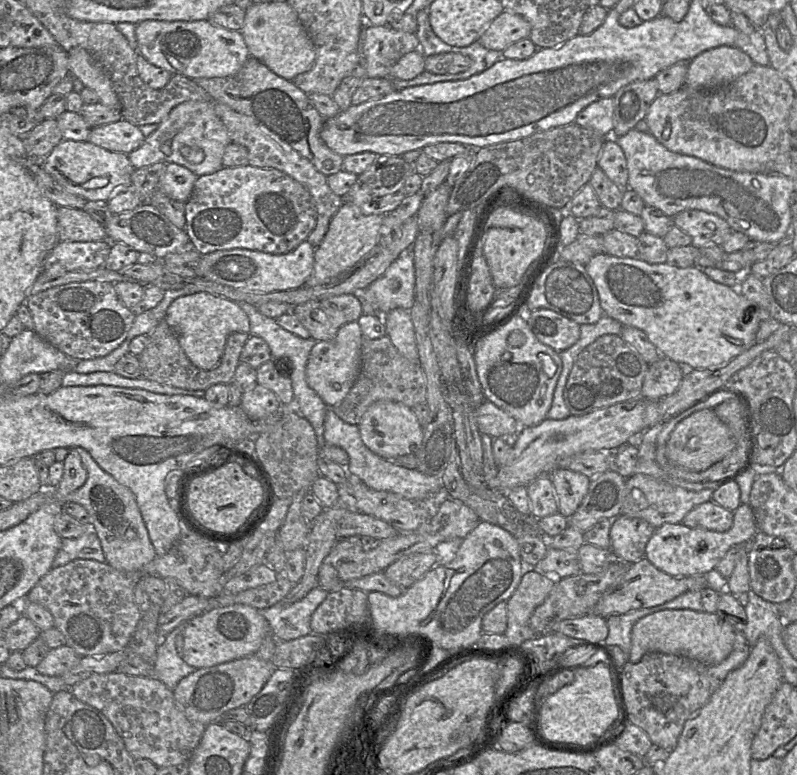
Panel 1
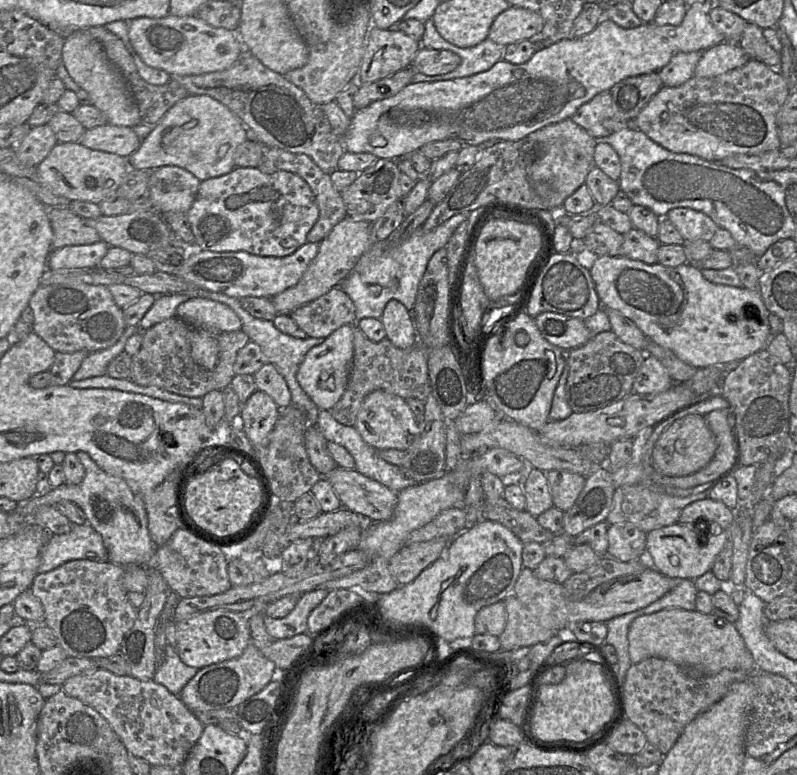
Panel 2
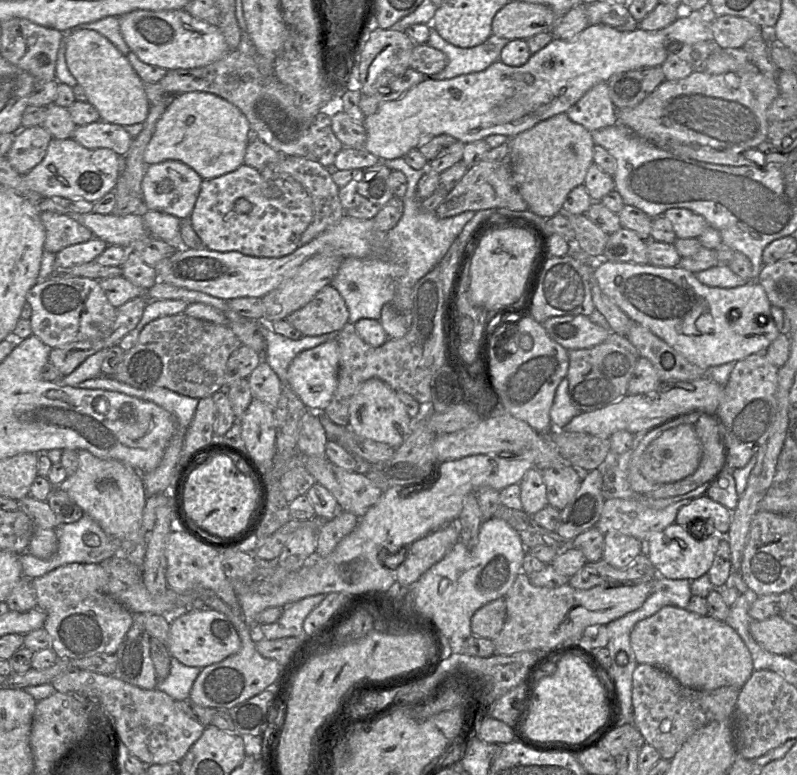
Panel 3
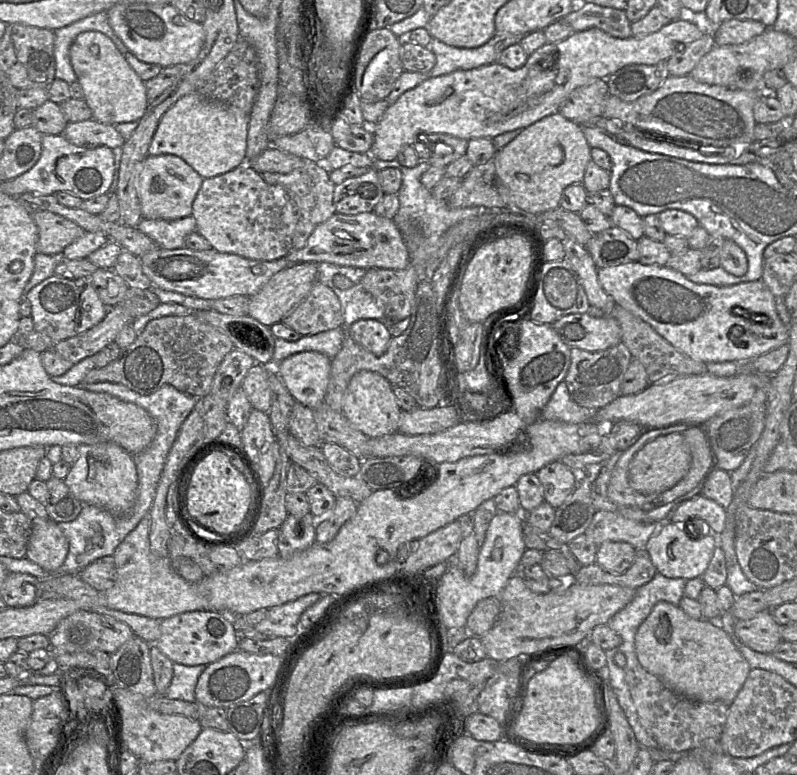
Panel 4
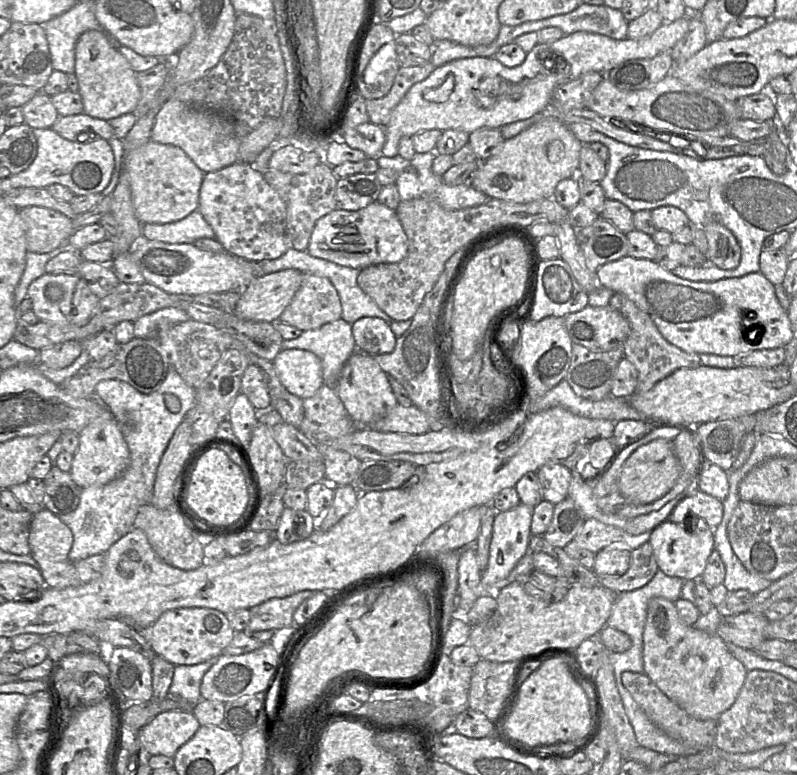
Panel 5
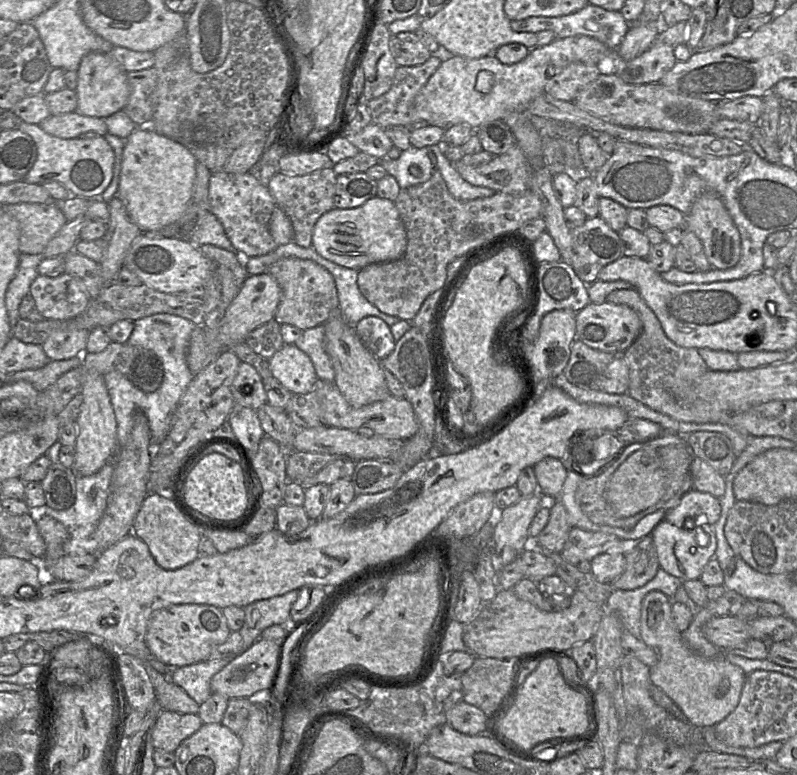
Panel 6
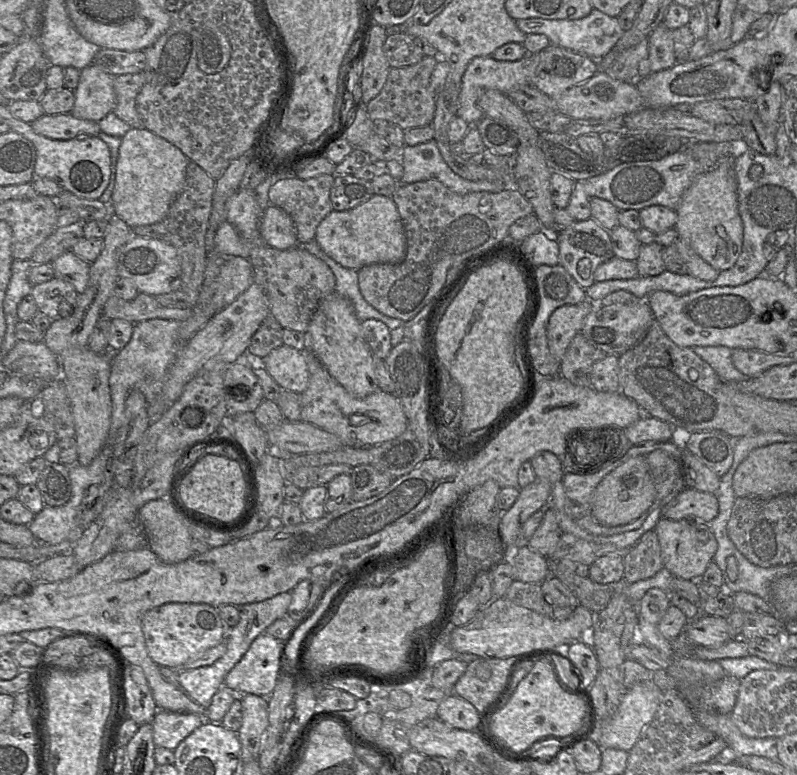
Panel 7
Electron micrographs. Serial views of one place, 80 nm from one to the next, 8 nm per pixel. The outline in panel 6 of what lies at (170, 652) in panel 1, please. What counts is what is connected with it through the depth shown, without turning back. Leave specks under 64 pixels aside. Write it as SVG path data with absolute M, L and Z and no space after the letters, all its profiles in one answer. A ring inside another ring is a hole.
M231 659L208 660L173 668L170 680L181 687L198 705L201 705L212 694L211 679L230 661Z

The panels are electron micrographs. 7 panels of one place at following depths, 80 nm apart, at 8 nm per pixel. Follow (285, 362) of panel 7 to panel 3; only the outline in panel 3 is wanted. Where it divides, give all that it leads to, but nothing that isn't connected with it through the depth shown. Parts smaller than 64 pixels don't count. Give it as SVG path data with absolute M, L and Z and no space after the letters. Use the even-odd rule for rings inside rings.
M332 339L300 352L290 363L287 371L289 386L309 410L324 412L329 405L338 384L339 358L338 342Z

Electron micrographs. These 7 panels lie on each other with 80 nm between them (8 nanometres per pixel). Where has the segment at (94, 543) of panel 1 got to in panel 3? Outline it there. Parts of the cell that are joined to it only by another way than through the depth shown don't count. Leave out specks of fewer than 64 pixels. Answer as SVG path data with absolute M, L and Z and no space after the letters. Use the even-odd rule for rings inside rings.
M85 513L81 519L74 523L60 523L55 528L55 533L58 540L58 549L49 559L41 559L27 552L19 555L23 577L34 579L71 563L100 564L116 554L122 554L122 542L105 533L100 525Z

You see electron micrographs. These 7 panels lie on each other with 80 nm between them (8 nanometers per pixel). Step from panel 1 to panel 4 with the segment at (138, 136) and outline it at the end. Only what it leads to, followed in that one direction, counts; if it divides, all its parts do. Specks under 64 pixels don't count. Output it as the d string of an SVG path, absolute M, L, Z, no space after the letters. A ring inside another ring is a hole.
M93 118L81 122L68 122L62 135L75 146L84 148L107 146L114 149L122 147L126 141L114 125L103 124Z

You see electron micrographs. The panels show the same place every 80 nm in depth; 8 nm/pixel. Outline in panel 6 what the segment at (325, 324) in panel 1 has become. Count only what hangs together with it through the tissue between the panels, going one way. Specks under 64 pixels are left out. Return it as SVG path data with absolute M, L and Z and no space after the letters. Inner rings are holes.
M296 257L282 258L267 271L281 288L281 297L274 319L279 324L290 324L307 330L324 324L338 312L339 298L333 275L316 262Z

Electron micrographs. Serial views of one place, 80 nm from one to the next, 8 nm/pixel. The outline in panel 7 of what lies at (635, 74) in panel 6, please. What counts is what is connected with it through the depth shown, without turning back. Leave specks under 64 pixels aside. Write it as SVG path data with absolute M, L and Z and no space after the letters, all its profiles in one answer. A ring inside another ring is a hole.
M663 23L658 25L648 37L649 55L647 61L640 65L640 76L644 78L651 73L672 68L677 59L674 52L675 41L672 30Z

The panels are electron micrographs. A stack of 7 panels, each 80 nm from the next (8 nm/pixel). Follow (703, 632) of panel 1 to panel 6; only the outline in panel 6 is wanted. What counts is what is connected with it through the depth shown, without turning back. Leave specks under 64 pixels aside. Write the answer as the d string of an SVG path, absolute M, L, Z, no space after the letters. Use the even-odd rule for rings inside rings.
M660 591L649 592L642 601L640 633L643 642L658 656L657 663L650 667L651 682L660 688L682 711L683 717L697 727L714 727L737 707L747 675L730 663L725 655L706 658L691 650L683 640L682 633L674 626L671 616L673 600Z

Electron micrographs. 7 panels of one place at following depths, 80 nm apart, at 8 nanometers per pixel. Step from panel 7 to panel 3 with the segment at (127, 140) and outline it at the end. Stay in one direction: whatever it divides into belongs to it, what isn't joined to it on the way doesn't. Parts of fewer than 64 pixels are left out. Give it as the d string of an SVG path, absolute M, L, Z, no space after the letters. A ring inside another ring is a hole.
M166 160L147 165L142 179L142 200L146 210L189 219L200 191L202 178L189 166L178 160Z

